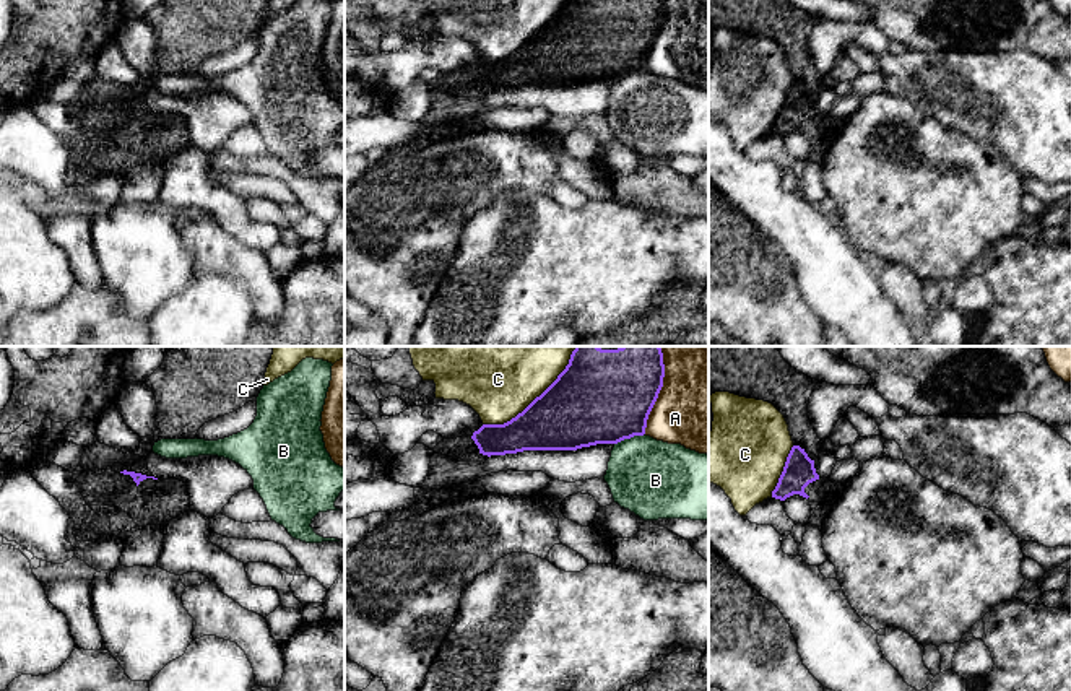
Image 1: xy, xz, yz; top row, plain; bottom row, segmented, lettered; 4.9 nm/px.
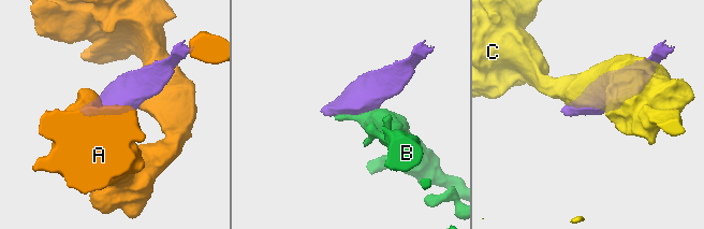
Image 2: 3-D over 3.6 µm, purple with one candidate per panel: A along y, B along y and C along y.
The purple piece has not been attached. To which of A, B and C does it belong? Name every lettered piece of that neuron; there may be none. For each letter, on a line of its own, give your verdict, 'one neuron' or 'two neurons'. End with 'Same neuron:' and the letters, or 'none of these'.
A: two neurons
B: two neurons
C: two neurons
Same neuron: none of these

